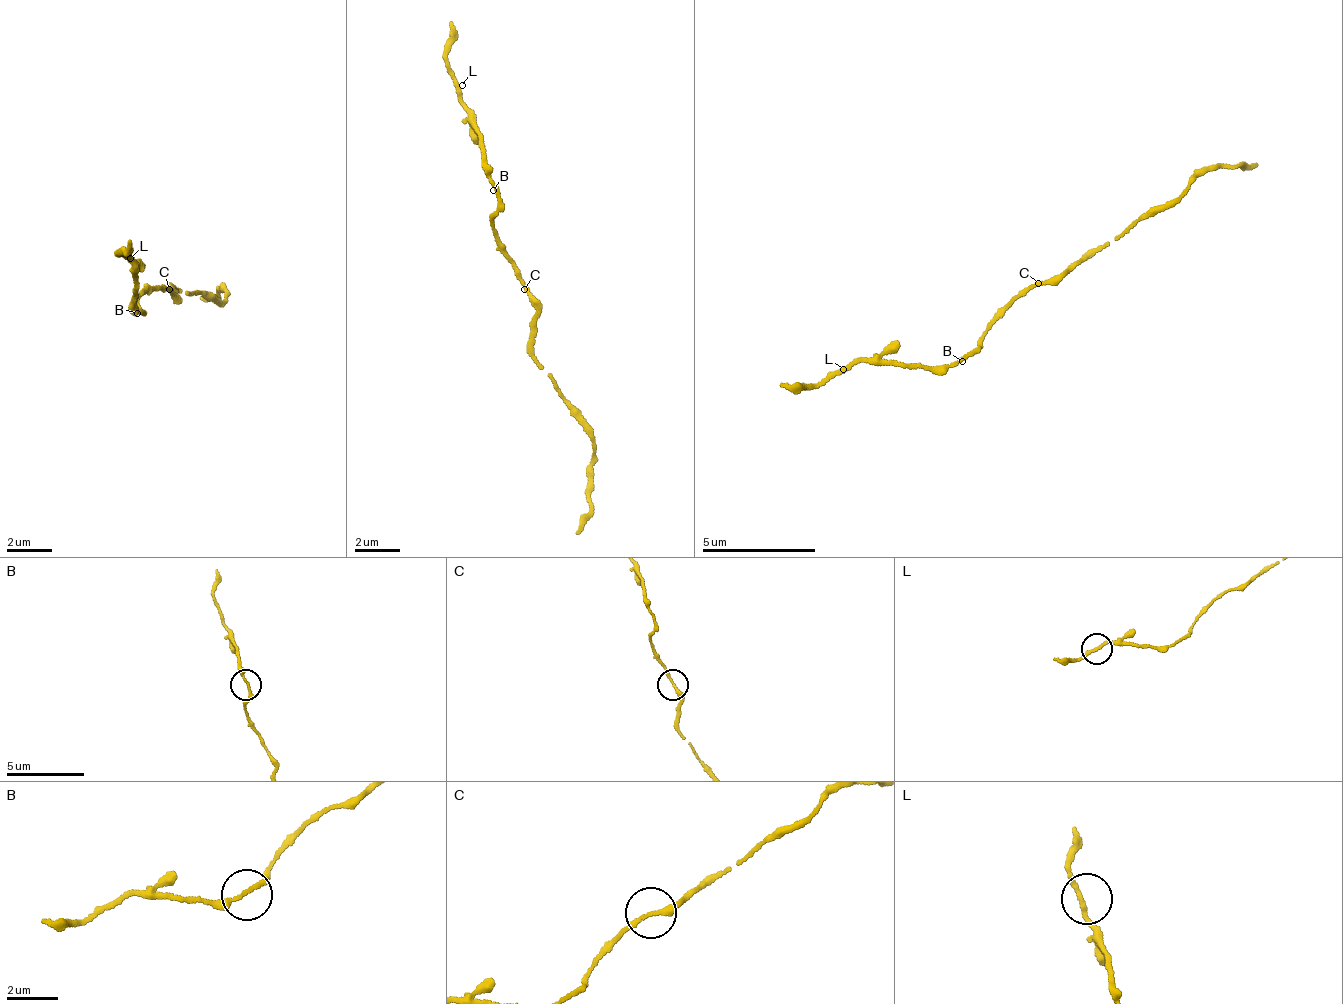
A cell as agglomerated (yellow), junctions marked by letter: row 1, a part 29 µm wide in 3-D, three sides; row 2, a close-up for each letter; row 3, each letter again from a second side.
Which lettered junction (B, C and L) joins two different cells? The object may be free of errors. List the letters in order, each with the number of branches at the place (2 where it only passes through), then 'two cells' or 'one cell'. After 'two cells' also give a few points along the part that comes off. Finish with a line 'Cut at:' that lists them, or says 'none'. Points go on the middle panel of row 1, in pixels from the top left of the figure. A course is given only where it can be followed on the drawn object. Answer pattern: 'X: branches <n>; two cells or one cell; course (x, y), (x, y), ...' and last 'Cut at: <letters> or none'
B: branches 2; one cell
C: branches 2; one cell
L: branches 2; one cell
Cut at: none

